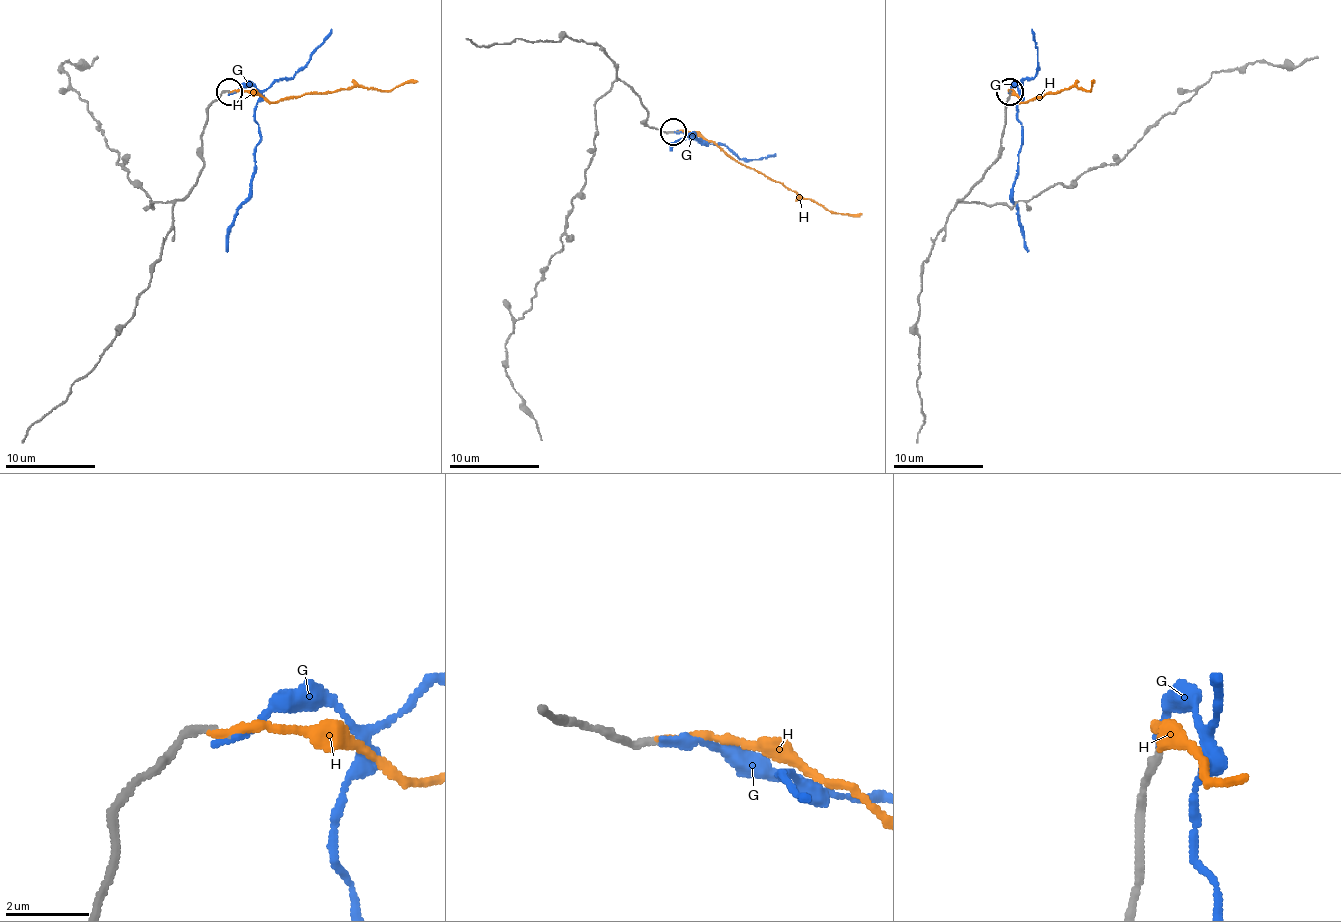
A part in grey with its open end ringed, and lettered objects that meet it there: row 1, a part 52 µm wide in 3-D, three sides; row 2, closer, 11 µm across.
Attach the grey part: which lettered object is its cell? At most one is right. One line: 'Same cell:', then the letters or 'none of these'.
Same cell: H

